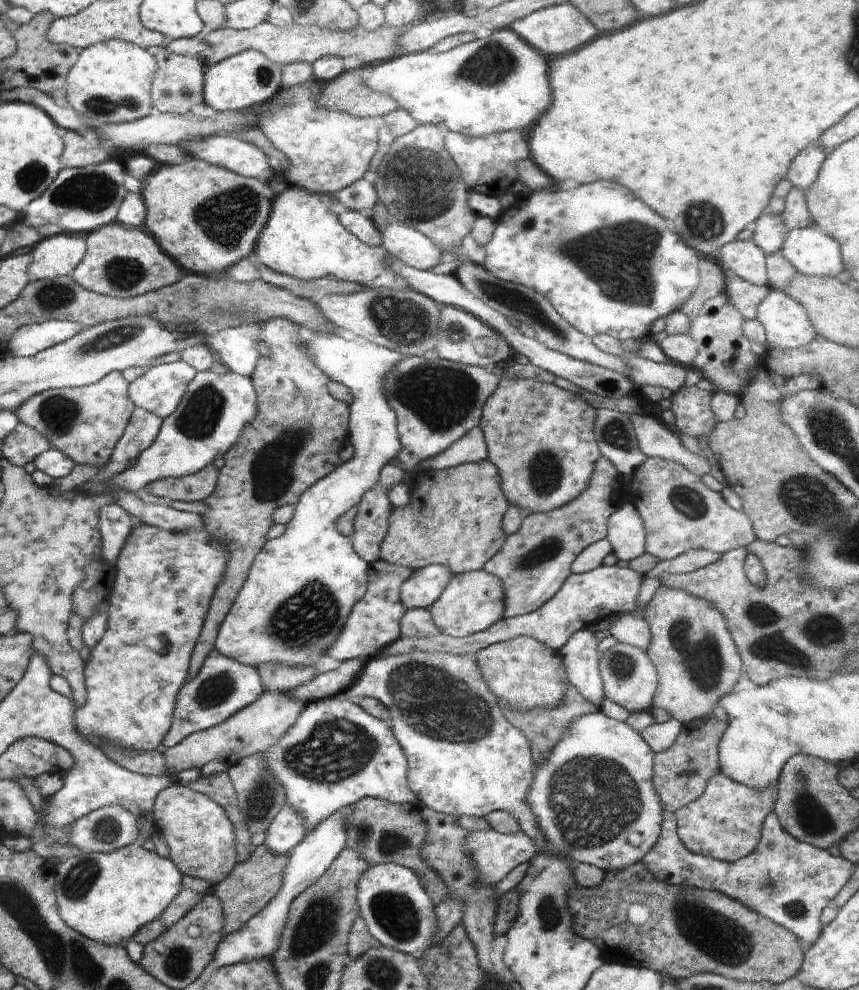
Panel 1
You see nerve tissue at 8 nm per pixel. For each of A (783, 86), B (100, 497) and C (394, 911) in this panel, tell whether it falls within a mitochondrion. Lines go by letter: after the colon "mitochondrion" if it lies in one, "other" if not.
A: other
B: other
C: mitochondrion

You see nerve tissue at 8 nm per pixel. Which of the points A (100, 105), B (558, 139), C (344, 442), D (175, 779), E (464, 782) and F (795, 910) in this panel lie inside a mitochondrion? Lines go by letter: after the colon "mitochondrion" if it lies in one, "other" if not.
A: mitochondrion
B: other
C: other
D: other
E: other
F: mitochondrion

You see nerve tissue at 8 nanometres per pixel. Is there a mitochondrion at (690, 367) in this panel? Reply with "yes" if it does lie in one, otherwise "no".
no

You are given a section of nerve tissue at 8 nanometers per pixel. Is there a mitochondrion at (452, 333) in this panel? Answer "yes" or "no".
yes

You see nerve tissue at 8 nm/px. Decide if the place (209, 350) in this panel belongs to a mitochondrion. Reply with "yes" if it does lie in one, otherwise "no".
no

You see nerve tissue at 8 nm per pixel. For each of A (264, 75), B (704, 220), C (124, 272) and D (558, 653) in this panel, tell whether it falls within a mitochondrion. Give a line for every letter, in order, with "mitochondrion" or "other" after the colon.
A: mitochondrion
B: mitochondrion
C: mitochondrion
D: other

